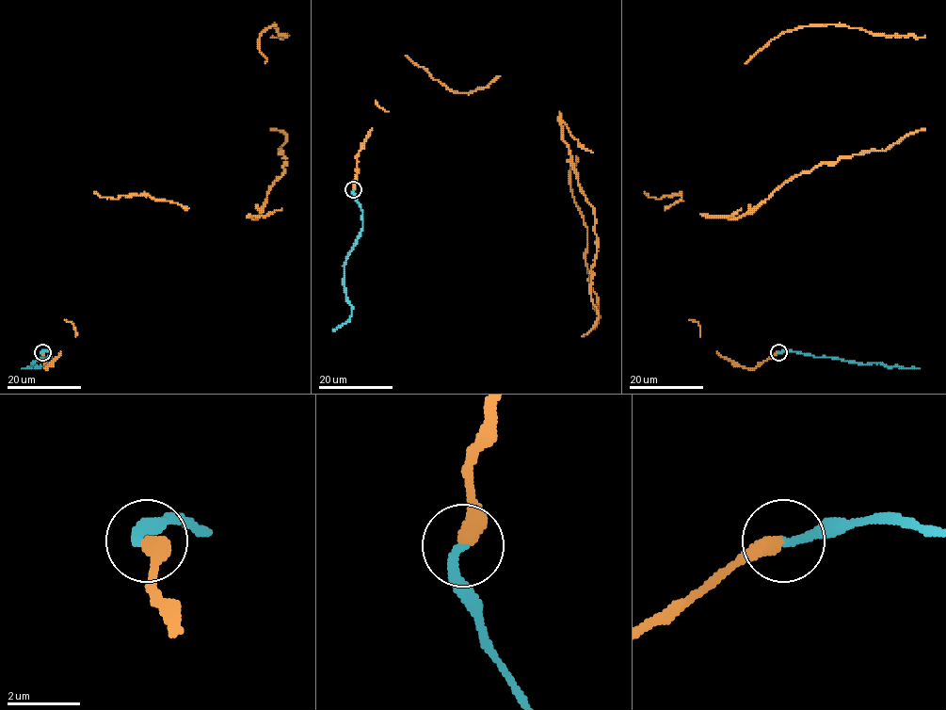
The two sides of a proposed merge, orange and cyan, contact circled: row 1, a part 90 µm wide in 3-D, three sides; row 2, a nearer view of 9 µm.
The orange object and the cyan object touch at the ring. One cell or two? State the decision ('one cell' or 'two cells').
one cell

